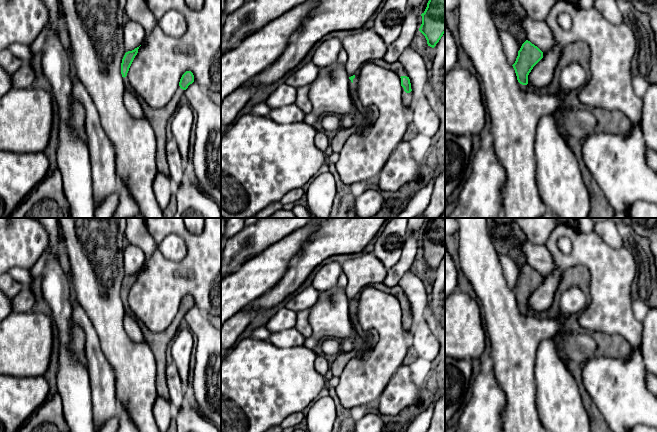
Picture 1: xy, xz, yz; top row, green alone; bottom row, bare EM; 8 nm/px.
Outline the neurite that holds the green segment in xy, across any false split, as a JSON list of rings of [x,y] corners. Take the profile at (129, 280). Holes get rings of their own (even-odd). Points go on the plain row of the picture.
[[[139,271],[135,272],[132,275],[126,276],[122,283],[122,287],[121,287],[121,298],[122,298],[122,301],[124,304],[125,314],[128,314],[128,315],[133,315],[133,312],[128,304],[127,297],[129,295],[129,292],[135,282],[135,280],[138,277],[138,273],[139,273]]]

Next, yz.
[[[526,264],[520,274],[515,287],[512,289],[517,304],[522,312],[535,315],[535,312],[528,308],[528,299],[533,291],[543,282],[543,276],[530,265]]]

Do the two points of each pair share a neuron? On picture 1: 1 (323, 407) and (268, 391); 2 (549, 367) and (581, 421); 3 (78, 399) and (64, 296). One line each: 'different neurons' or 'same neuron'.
1: different neurons
2: same neuron
3: same neuron

